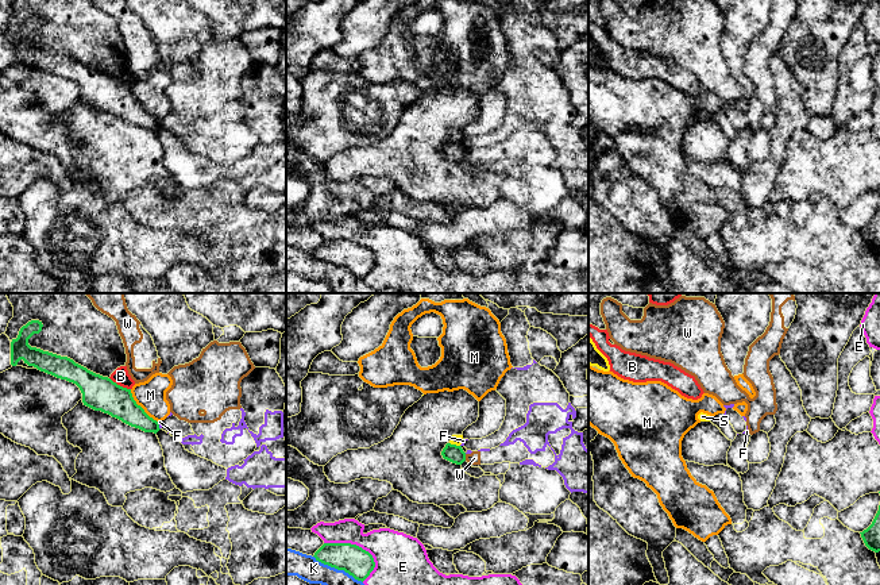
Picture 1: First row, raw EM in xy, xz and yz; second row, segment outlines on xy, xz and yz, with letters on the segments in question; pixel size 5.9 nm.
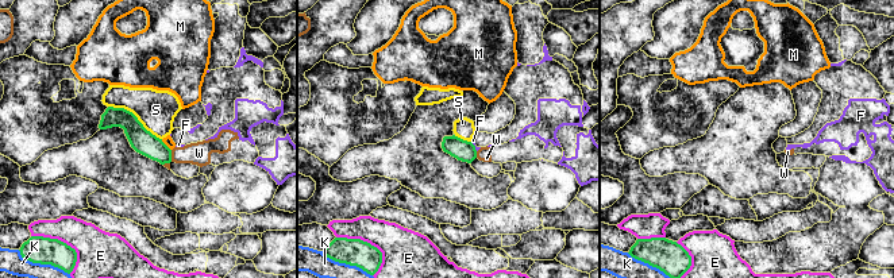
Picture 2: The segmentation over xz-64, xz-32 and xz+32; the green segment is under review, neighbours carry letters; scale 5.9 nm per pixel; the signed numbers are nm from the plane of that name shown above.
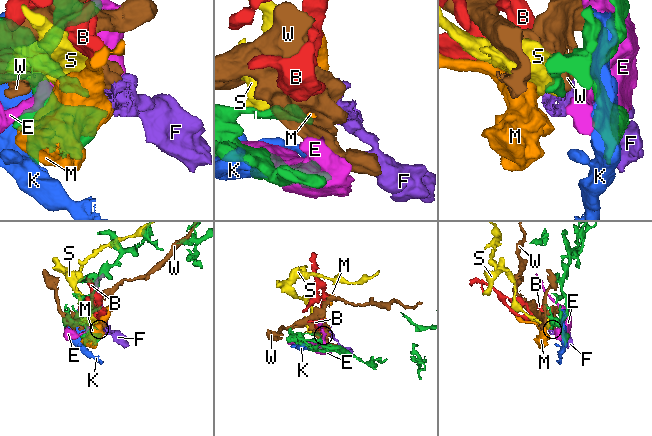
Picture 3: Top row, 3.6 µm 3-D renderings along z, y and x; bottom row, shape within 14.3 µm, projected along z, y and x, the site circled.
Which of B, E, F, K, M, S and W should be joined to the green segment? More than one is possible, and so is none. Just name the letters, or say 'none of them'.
none of them

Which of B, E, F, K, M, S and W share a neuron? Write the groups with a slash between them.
B / E / F / K / M / S / W

